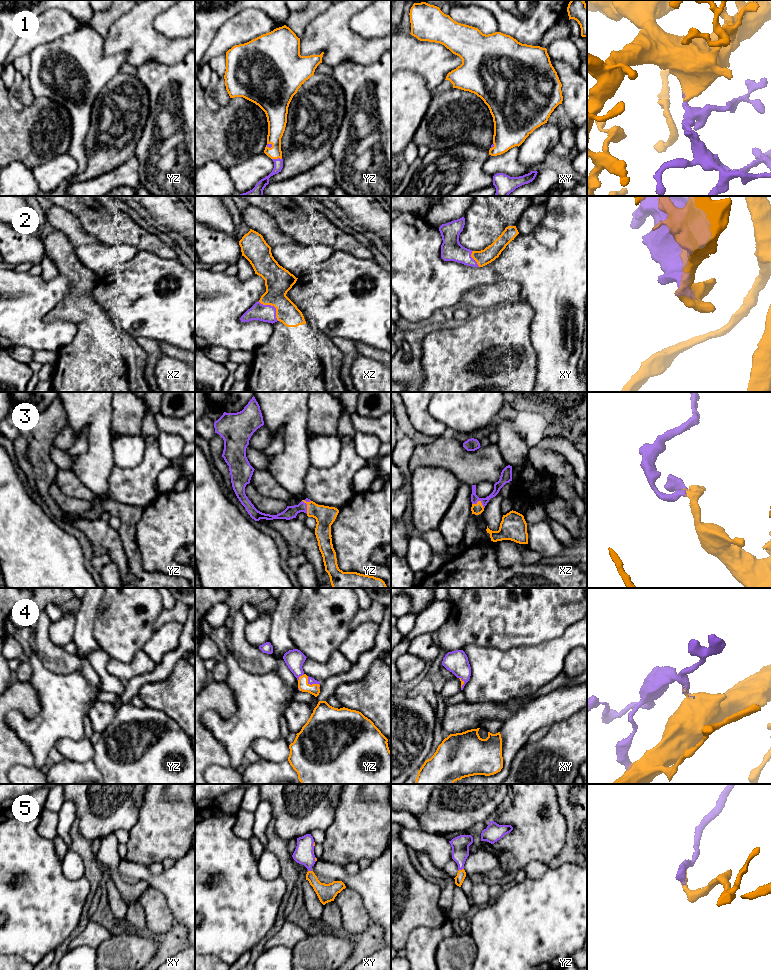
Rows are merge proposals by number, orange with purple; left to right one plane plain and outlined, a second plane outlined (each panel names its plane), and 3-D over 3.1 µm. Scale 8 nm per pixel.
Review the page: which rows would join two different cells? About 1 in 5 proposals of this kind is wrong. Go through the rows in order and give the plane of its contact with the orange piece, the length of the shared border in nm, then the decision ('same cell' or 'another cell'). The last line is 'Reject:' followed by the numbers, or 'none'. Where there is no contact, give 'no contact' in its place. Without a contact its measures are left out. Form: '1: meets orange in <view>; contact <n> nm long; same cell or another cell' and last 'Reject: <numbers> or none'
1: meets orange in yz; contact 80 nm long; same cell
2: meets orange in xz; contact 220 nm long; same cell
3: meets orange in yz; contact 120 nm long; same cell
4: meets orange in yz; contact 150 nm long; same cell
5: meets orange in yz; contact 40 nm long; same cell
Reject: none

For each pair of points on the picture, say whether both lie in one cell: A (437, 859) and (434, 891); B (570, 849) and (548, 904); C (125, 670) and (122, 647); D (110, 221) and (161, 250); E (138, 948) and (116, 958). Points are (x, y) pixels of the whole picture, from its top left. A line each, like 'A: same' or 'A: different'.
A: different
B: different
C: different
D: same
E: same

